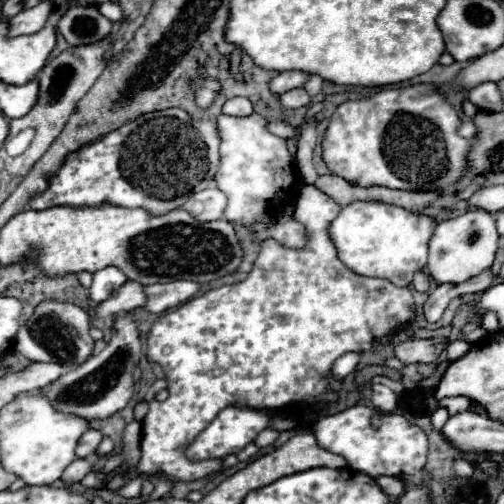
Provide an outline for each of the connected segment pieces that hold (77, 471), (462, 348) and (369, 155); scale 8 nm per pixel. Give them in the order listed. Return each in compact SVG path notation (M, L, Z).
M74 459L62 473L62 481L66 485L72 485L72 483L80 483L86 473L90 471L90 461L88 459Z
M456 341L449 343L446 349L448 361L453 362L460 359L468 352L470 347L471 345L466 342Z
M434 85L382 89L374 93L370 99L346 101L334 111L326 135L322 139L322 159L334 175L344 177L348 183L358 187L382 185L406 191L440 189L444 195L450 195L460 189L466 155L472 145L472 141L458 137L458 125L460 117L456 109L450 103L446 103L440 93L434 91Z

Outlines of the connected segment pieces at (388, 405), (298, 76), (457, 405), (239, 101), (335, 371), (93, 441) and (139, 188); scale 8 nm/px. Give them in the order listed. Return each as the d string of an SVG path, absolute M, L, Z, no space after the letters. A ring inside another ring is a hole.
M372 385L370 401L378 411L382 411L382 413L394 411L394 407L398 403L398 397L396 399L394 397L396 397L396 393L392 389L388 389L386 385Z
M284 71L280 75L276 75L272 81L270 81L270 91L276 93L276 95L282 95L290 89L296 89L296 87L302 87L304 81L306 81L308 73L302 73L302 71Z
M442 399L440 405L446 407L450 415L454 415L454 413L460 413L460 411L468 409L472 405L472 401L470 399Z
M234 97L234 99L230 99L230 101L224 103L222 113L224 115L232 115L232 117L250 117L254 113L254 107L252 107L250 99Z
M346 353L346 355L342 355L332 367L332 379L334 381L344 381L356 369L360 359L362 359L362 353Z
M88 429L88 431L80 437L80 441L78 441L76 457L90 457L90 455L96 451L96 447L98 447L100 441L102 441L102 433L96 431L96 429Z
M182 109L144 113L72 151L48 181L48 189L34 195L26 207L42 211L56 205L84 209L110 203L166 215L212 183L220 163L218 149L220 133L210 119L194 119Z

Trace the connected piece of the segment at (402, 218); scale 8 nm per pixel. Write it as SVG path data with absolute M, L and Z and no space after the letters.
M358 201L344 207L332 221L330 237L340 261L350 271L366 277L382 277L398 287L406 287L414 279L414 273L426 265L428 239L434 227L436 225L428 217L402 207Z

